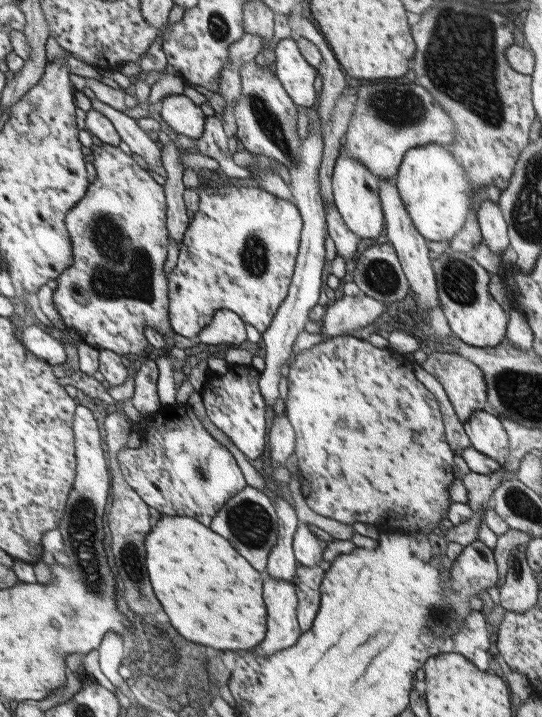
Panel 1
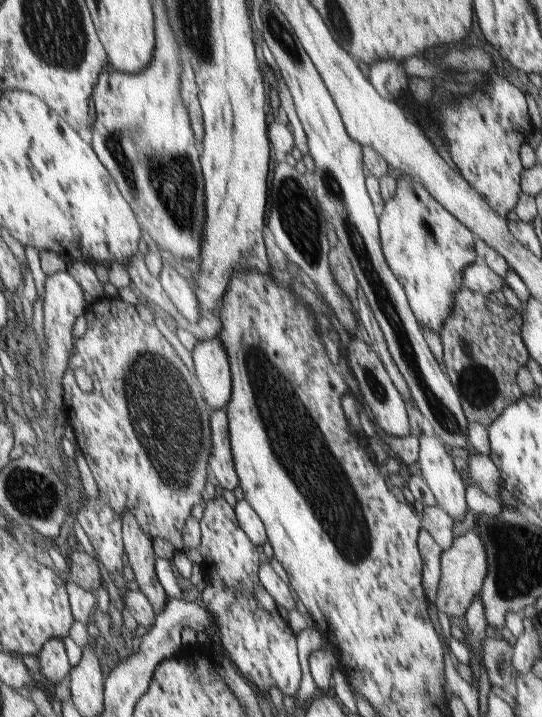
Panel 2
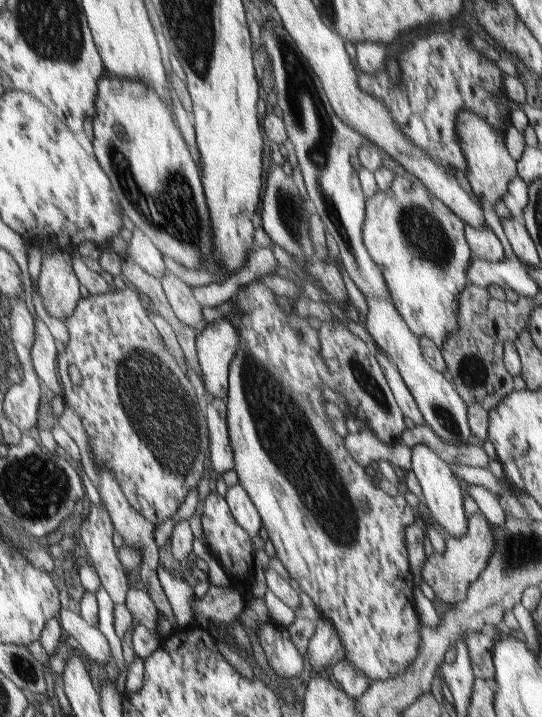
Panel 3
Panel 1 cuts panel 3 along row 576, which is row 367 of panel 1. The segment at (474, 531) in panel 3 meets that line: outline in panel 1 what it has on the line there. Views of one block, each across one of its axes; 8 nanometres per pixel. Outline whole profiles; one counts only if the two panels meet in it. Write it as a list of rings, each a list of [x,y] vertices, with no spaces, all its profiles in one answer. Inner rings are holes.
[[[436,351],[428,355],[420,366],[442,384],[460,422],[471,419],[475,411],[488,409],[487,378],[484,377],[483,370],[468,361],[468,358],[456,353]]]

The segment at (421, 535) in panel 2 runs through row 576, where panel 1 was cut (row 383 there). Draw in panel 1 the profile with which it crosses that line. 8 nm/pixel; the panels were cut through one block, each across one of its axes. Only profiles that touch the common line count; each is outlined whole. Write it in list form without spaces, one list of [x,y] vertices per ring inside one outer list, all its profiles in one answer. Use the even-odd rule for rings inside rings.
[[[414,364],[413,370],[418,376],[418,381],[422,382],[436,396],[436,400],[440,402],[440,410],[444,414],[444,426],[446,426],[446,440],[448,440],[452,452],[461,455],[471,444],[464,431],[463,423],[460,422],[457,414],[454,414],[452,403],[449,401],[444,387],[434,376],[423,370],[420,365]]]

